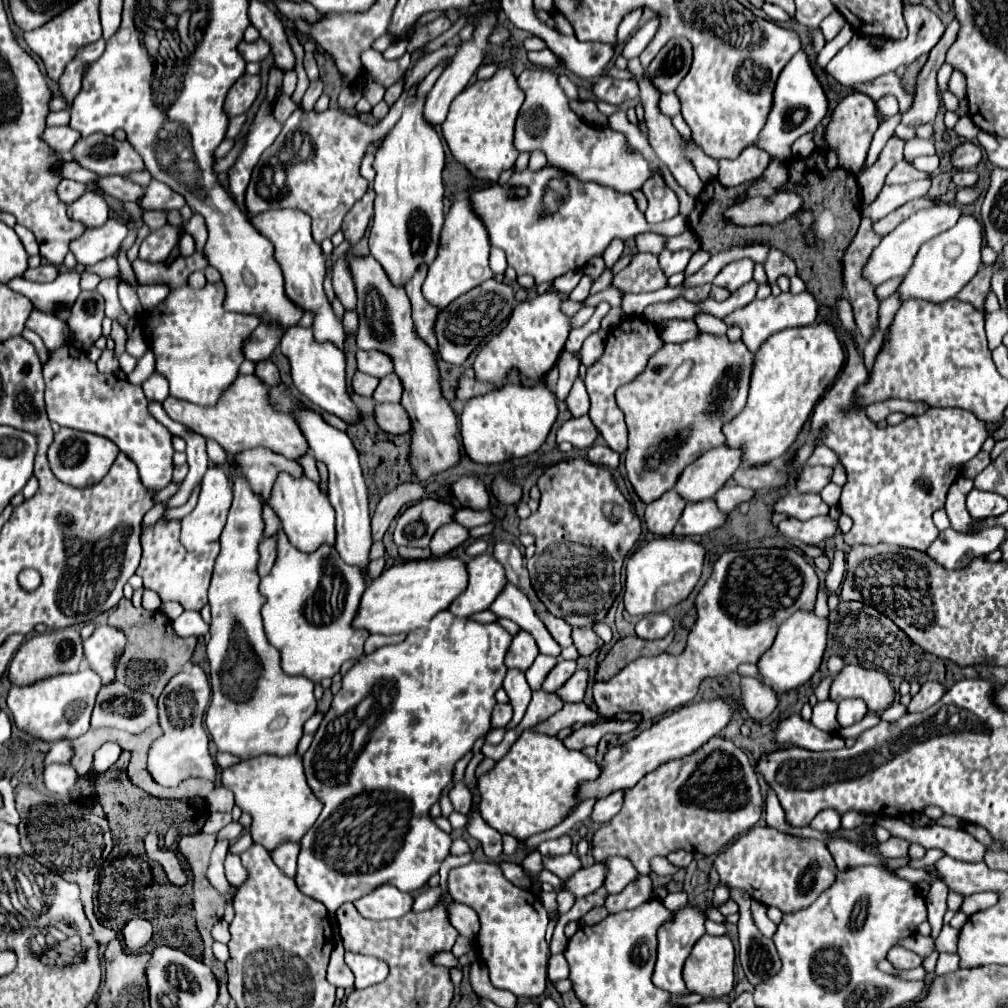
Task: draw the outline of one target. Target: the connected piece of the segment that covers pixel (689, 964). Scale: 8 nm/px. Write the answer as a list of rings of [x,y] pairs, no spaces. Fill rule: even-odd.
[[[701,936],[699,942],[693,946],[691,956],[685,962],[683,968],[683,980],[687,984],[687,990],[701,994],[705,998],[721,998],[729,994],[735,986],[733,982],[733,966],[735,966],[735,948],[729,936]]]

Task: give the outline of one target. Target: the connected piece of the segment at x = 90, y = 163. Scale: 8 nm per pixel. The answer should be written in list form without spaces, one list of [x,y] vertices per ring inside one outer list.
[[[87,136],[79,138],[75,148],[71,150],[77,158],[77,164],[83,168],[89,168],[97,172],[99,176],[109,174],[129,174],[129,172],[141,172],[145,170],[143,158],[131,148],[127,140],[117,142],[113,136]]]

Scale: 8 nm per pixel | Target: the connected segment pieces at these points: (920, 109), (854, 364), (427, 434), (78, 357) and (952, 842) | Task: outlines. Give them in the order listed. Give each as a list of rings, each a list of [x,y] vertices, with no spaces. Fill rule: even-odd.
[[[953,20],[943,38],[939,40],[939,44],[931,50],[927,64],[923,66],[919,78],[917,78],[917,92],[915,92],[915,102],[909,108],[909,112],[905,112],[901,116],[901,124],[905,126],[921,126],[927,122],[933,122],[939,110],[939,98],[937,98],[937,70],[941,68],[941,64],[945,62],[945,54],[947,48],[955,42],[955,36],[959,32],[959,20]]]
[[[845,336],[845,346],[847,362],[843,366],[843,372],[837,376],[833,386],[815,406],[811,418],[811,436],[819,438],[819,444],[831,448],[847,470],[847,482],[843,486],[839,508],[853,520],[853,528],[845,534],[845,542],[849,546],[893,544],[903,548],[927,550],[933,544],[935,536],[939,536],[939,530],[933,524],[931,516],[935,510],[945,506],[949,486],[961,476],[963,466],[981,450],[987,438],[987,428],[979,418],[975,418],[971,412],[963,408],[929,408],[925,414],[905,418],[897,426],[879,428],[875,422],[869,420],[865,408],[855,406],[855,392],[859,386],[867,382],[869,372],[863,364],[863,356],[855,346],[853,338]]]
[[[355,254],[349,256],[349,264],[351,264],[351,272],[357,286],[357,298],[359,298],[357,346],[361,350],[381,350],[393,358],[395,374],[401,378],[403,388],[405,388],[401,404],[409,412],[411,420],[415,422],[413,444],[411,444],[411,450],[413,450],[411,464],[415,468],[417,480],[427,482],[429,464],[433,464],[431,474],[435,474],[457,464],[461,456],[459,440],[457,440],[457,418],[449,402],[441,394],[435,354],[415,334],[413,320],[411,320],[411,304],[405,290],[391,286],[391,280],[387,280],[387,274],[383,272],[381,264],[373,256],[357,258]]]
[[[69,342],[49,352],[49,360],[43,364],[43,378],[47,386],[44,391],[47,414],[53,418],[53,422],[113,440],[119,450],[137,464],[141,482],[147,488],[161,490],[171,482],[175,452],[171,446],[173,436],[151,416],[149,402],[141,386],[119,380],[113,374],[101,374],[87,354]]]
[[[877,818],[877,826],[887,828],[893,836],[899,836],[911,844],[921,844],[923,848],[939,848],[947,856],[963,862],[981,862],[985,854],[985,846],[977,842],[963,828],[945,828],[939,824],[915,828],[899,818]]]

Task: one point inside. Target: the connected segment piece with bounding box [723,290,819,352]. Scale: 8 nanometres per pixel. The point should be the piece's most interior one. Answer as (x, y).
(758, 320)

